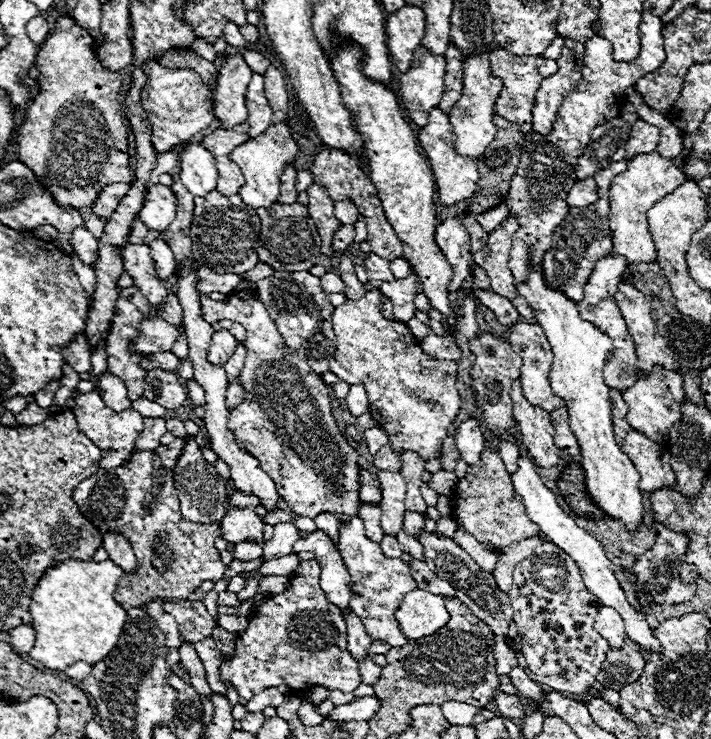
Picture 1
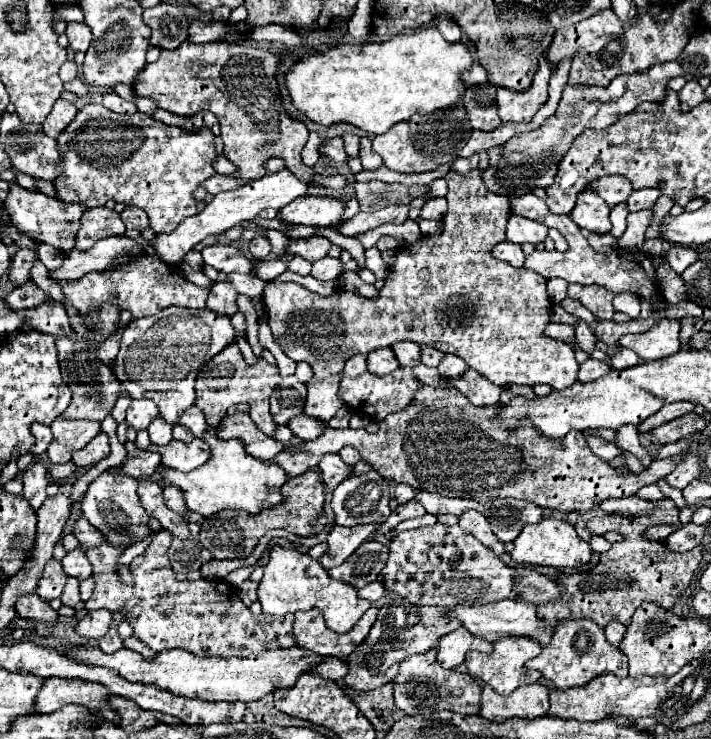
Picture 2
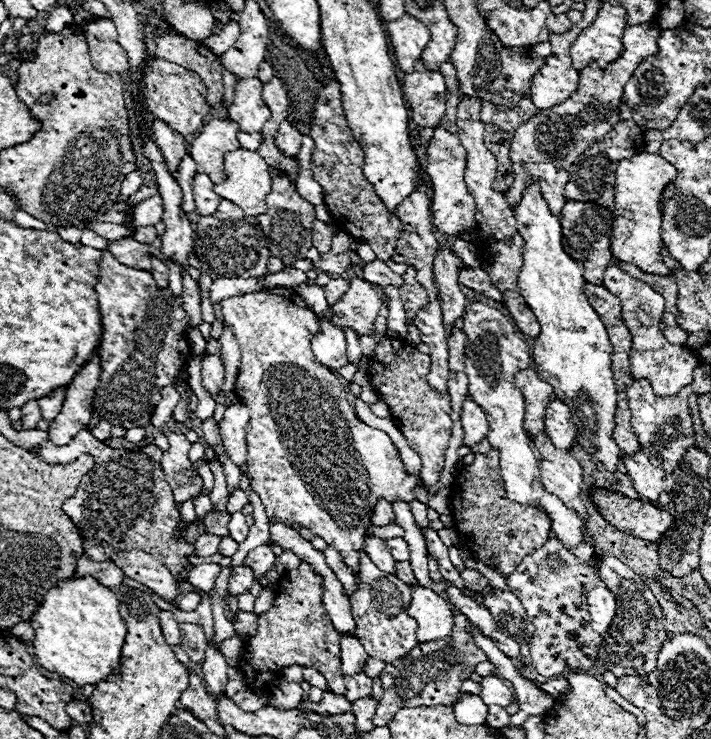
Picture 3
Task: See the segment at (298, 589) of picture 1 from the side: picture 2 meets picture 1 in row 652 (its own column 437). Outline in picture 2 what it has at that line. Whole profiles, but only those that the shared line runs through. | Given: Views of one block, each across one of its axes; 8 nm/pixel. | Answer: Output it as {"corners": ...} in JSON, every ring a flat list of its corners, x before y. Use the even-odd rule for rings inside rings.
{"corners":[[472,170,466,176,448,172,444,180,448,182,448,212,442,219,442,232,436,236,422,236,414,244,400,248,388,280,380,290,380,298,368,300,350,290,336,290,324,298,296,282,268,282,264,288,264,304,274,340,294,362,308,362,316,378,340,374,346,360,354,354,368,354,372,350,392,346,398,340,410,340,416,344,428,344,444,354,460,356,466,360,468,368,474,368,496,386,550,384,554,390,572,386,578,374,572,346,544,336,552,308,552,300,546,294,546,278,490,256,490,250,498,242,506,240,504,232,510,218,508,198,486,190,480,170]]}

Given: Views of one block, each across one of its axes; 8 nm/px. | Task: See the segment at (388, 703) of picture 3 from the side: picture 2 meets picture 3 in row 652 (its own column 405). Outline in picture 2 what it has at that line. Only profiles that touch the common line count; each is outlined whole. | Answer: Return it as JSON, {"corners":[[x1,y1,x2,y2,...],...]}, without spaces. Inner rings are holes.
{"corners":[[422,386,414,396,418,396,418,400,412,400,410,408,386,416,374,434,364,428,334,430,326,426,316,440,278,452,272,464,278,464,286,476,296,478,318,466,322,456,340,452,340,448,350,444,382,474,382,478,410,484,416,490,452,498,472,498,482,504,498,496,512,496,542,508,572,512,592,510,604,498,630,496,642,486,656,484,660,478,670,474,688,452,688,448,684,448,678,456,654,460,640,474,620,472,592,454,582,432,570,432,570,436,564,436,562,440,546,440,546,436,530,428,530,420,526,424,518,424,516,430,502,428,498,420,498,404,474,406,454,386]]}

